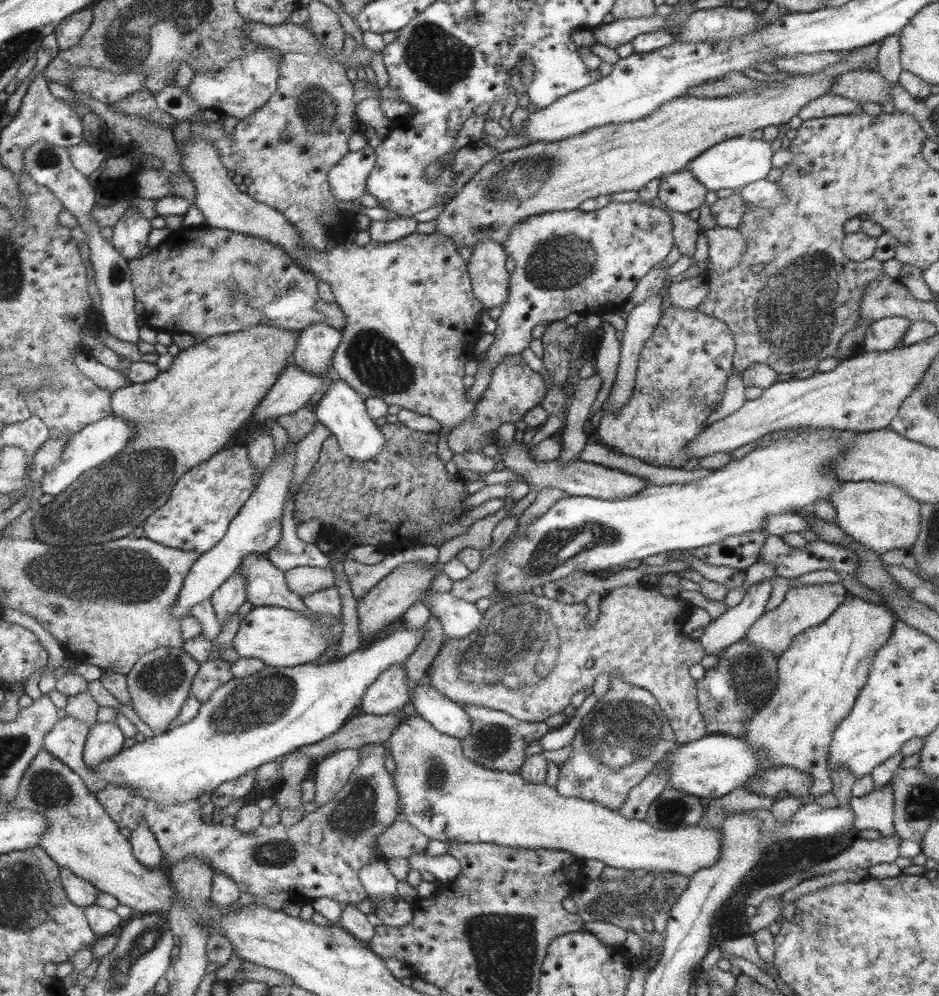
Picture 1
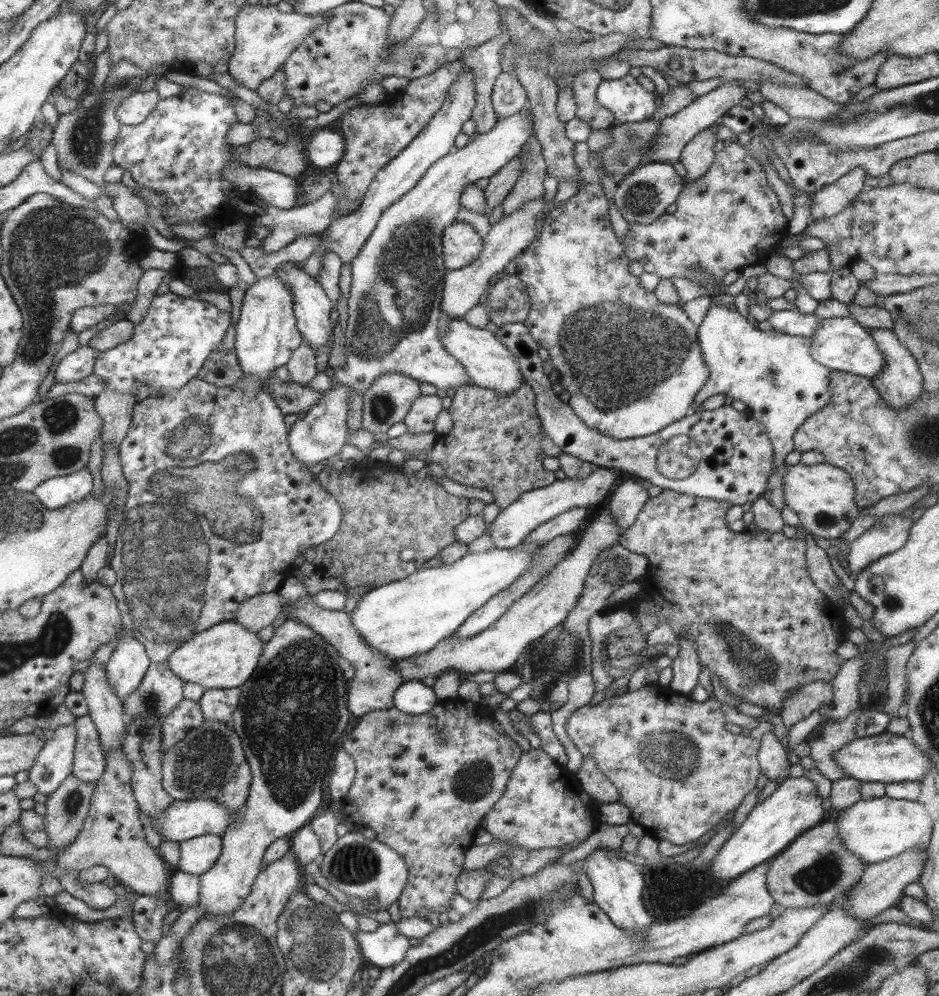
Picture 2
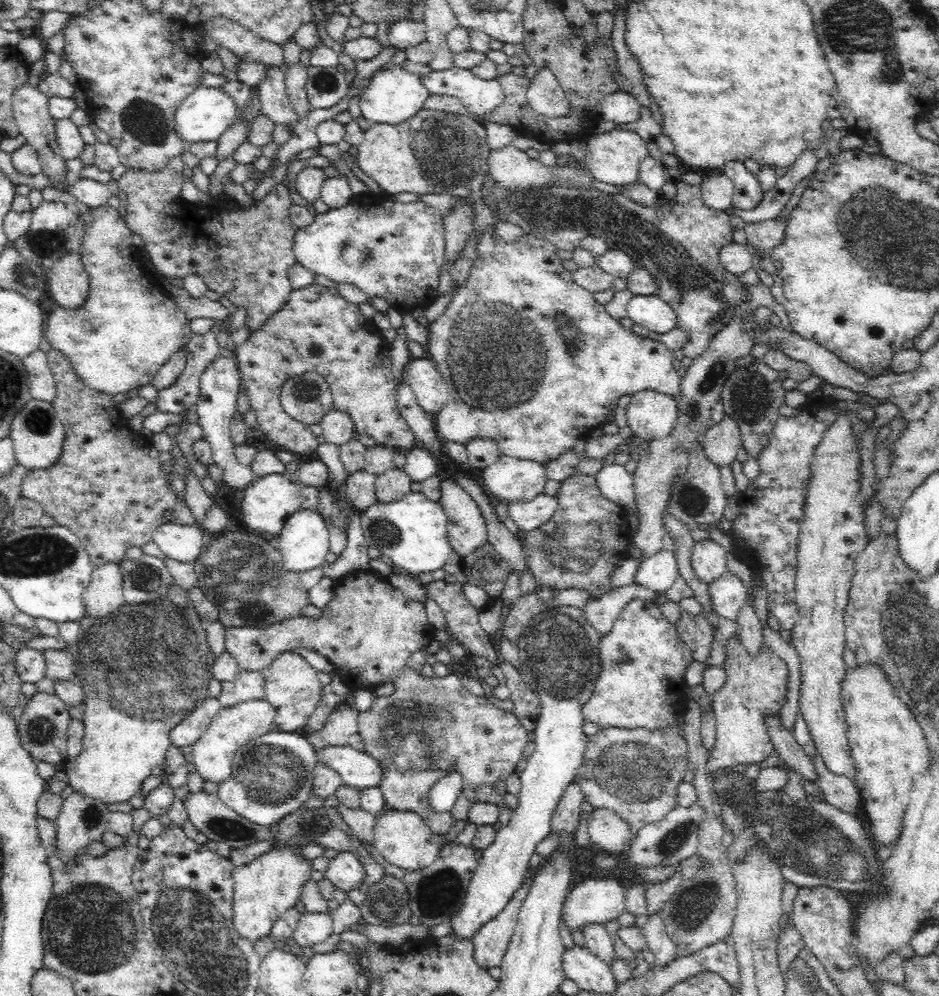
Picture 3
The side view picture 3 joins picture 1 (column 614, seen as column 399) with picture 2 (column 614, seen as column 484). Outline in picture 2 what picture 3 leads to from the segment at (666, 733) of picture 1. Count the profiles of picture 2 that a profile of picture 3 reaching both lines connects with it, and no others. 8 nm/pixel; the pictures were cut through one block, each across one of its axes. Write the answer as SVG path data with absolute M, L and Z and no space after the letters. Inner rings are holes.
M647 683L639 690L627 691L621 696L604 698L596 705L585 705L578 708L567 720L566 731L581 754L584 757L593 758L603 776L612 781L613 786L618 790L618 802L628 808L629 820L639 824L644 829L645 834L657 841L667 840L675 846L683 846L683 844L691 844L691 842L699 840L699 836L703 836L707 830L719 823L727 812L735 810L741 799L745 798L745 795L749 794L751 790L757 788L757 778L761 778L760 759L757 758L757 753L760 752L760 741L757 738L745 737L745 734L737 732L733 725L729 724L725 715L725 710L721 710L721 702L716 701L715 698L708 698L704 702L696 702L689 695L678 693L668 686L663 687L657 683Z

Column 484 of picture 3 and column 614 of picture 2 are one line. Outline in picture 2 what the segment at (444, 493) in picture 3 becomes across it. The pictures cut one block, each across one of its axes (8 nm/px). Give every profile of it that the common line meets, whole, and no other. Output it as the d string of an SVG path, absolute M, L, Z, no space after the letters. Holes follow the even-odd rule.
M606 504L602 505L597 516L583 525L575 546L567 553L567 556L561 559L561 562L557 562L550 572L542 576L535 586L515 599L515 602L510 604L493 624L469 638L458 639L452 635L441 640L428 653L396 661L401 679L404 682L421 681L427 676L437 679L439 674L450 670L456 670L466 676L472 676L475 672L496 674L507 670L511 664L515 664L517 656L522 654L525 647L535 645L545 633L551 635L558 630L569 611L574 608L583 590L585 575L591 566L591 561L601 550L619 541L620 536L615 517L611 515Z

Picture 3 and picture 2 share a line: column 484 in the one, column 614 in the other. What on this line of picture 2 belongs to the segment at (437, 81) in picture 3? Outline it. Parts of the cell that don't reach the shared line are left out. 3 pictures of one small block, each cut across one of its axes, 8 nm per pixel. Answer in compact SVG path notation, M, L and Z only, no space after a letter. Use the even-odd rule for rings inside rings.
M623 75L617 80L602 80L596 90L596 99L604 109L611 112L616 123L647 121L655 111L652 93L643 90L631 75Z

